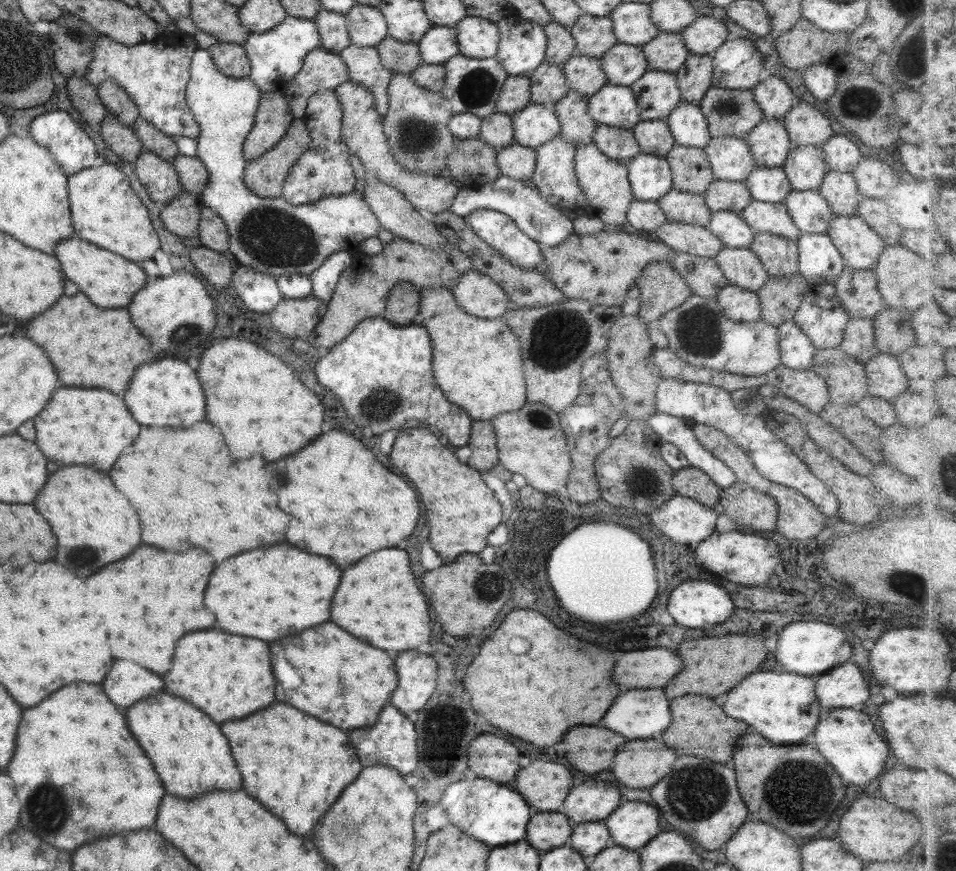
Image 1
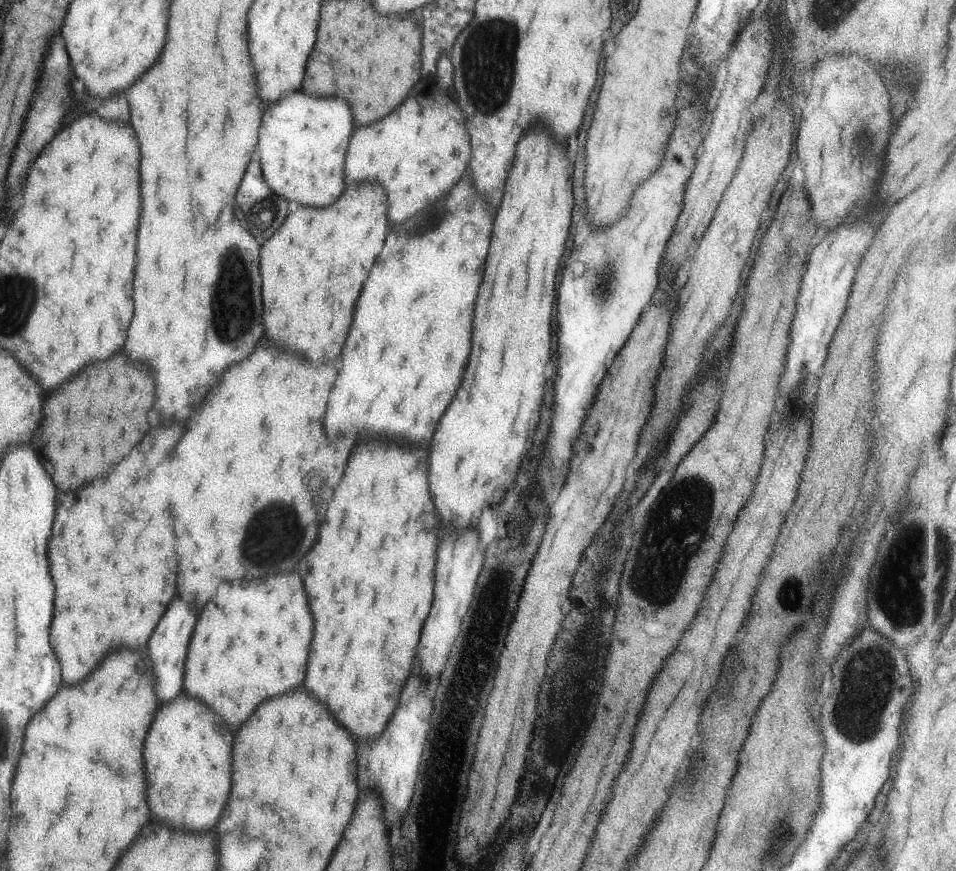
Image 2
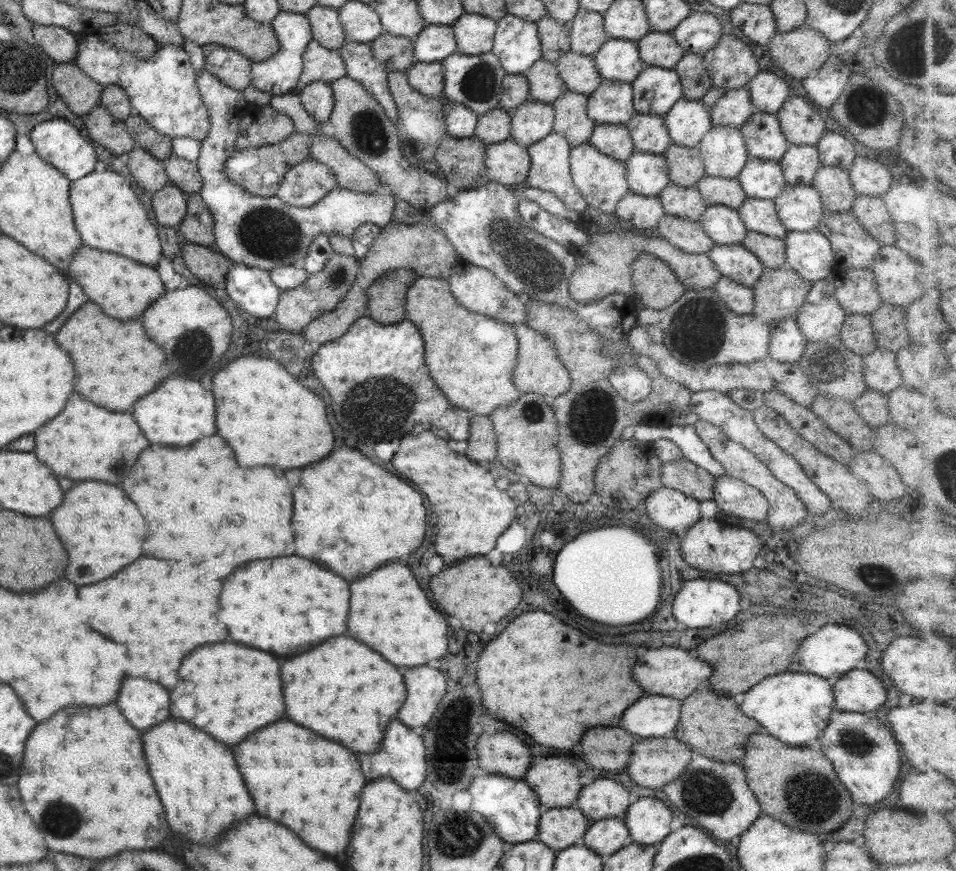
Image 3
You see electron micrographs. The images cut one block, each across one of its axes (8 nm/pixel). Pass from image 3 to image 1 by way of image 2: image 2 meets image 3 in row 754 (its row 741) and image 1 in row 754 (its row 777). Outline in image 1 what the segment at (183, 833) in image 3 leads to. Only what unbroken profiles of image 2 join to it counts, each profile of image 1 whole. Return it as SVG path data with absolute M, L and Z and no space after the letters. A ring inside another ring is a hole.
M159 692L129 706L125 718L129 732L139 742L145 756L151 760L153 770L159 774L167 794L195 798L207 790L241 788L241 776L231 758L227 740L219 732L219 726L197 708L175 696Z

